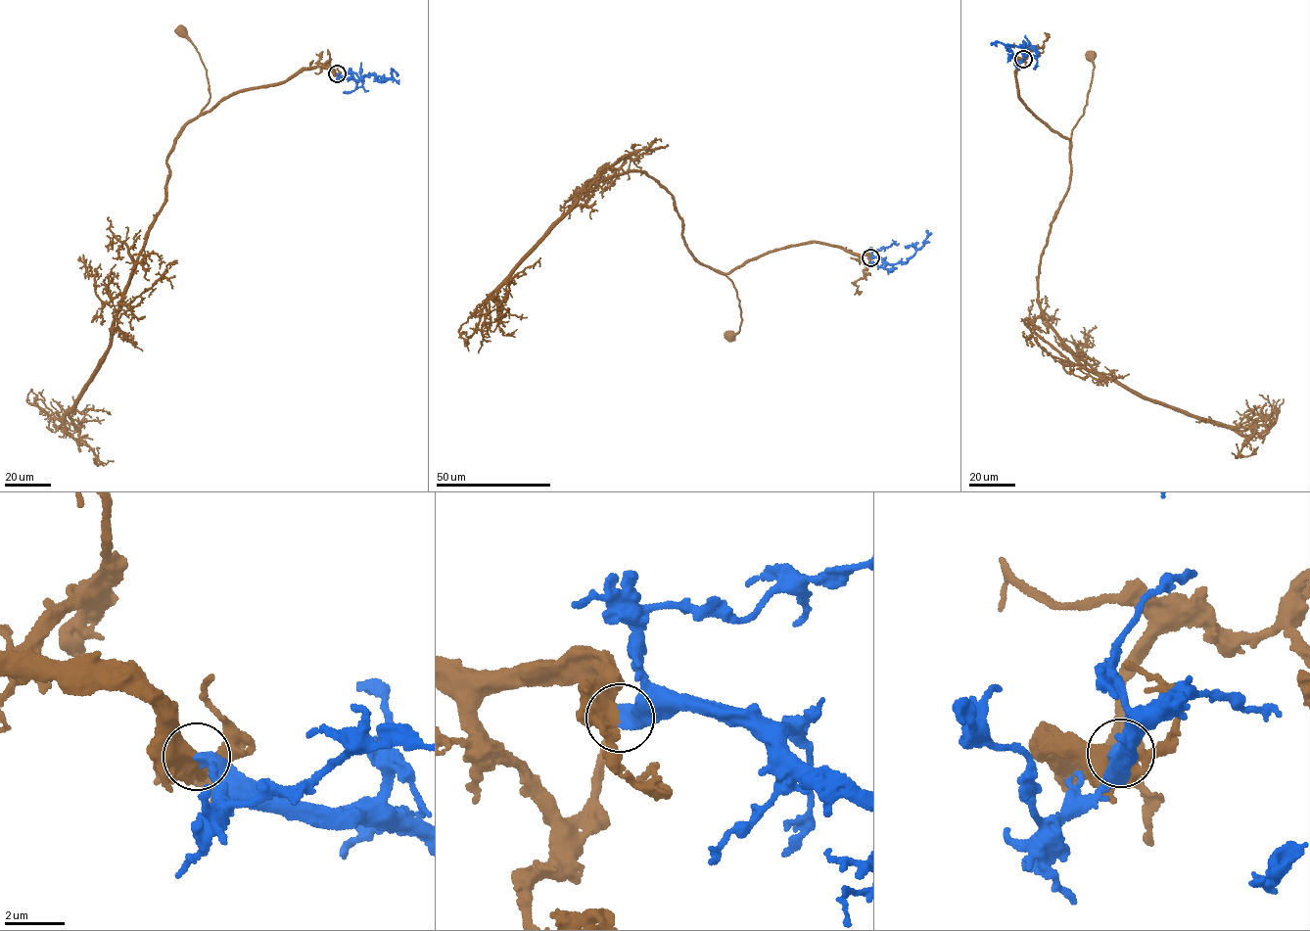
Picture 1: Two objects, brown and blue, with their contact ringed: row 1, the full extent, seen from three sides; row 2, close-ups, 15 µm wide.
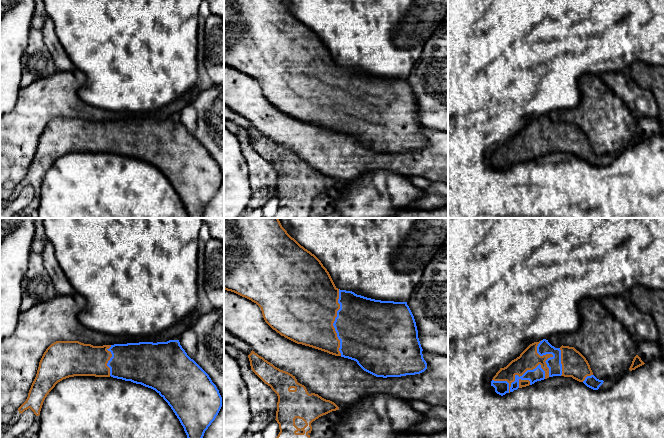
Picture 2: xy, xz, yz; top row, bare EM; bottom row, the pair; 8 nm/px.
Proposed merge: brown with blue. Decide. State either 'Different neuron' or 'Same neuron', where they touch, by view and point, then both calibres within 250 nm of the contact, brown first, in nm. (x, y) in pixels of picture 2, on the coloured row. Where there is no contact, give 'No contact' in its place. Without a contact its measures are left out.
Same neuron. Touches brown at yz (517, 374). Thickness 170 nm (brown) against 110 nm

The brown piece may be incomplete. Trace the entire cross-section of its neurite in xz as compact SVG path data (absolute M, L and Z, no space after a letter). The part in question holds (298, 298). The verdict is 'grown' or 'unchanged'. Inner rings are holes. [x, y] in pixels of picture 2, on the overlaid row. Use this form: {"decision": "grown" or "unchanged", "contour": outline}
{"decision": "grown", "contour": "M224 218L224 289L256 303L265 322L281 336L354 360L376 377L415 375L427 369L407 302L375 300L338 289L321 261L290 236L278 218Z"}

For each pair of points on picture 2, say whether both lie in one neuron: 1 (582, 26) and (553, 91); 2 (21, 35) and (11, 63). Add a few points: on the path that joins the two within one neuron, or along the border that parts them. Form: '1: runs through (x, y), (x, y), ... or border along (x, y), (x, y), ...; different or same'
1: runs through (566, 42), (553, 55), (553, 75); same
2: runs through (14, 42), (11, 45), (11, 56); same

